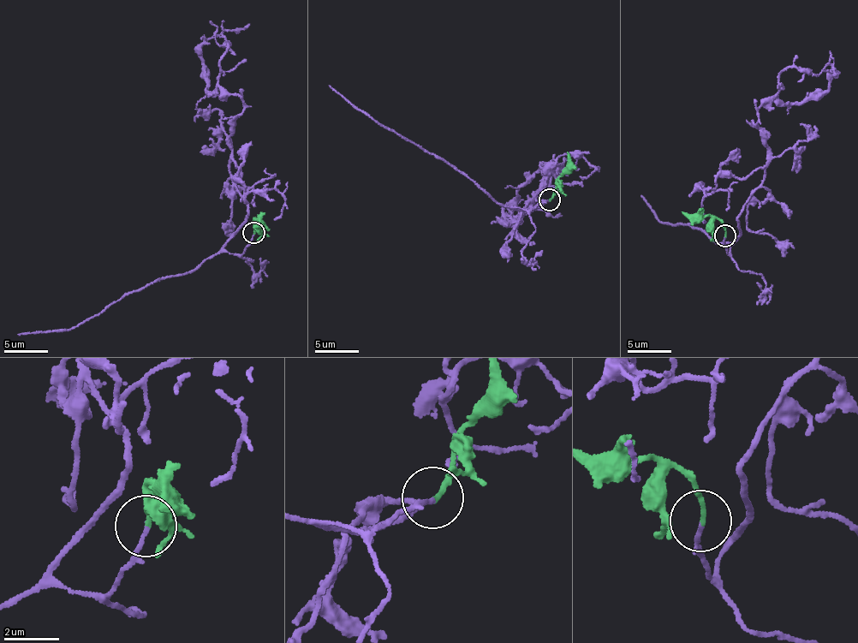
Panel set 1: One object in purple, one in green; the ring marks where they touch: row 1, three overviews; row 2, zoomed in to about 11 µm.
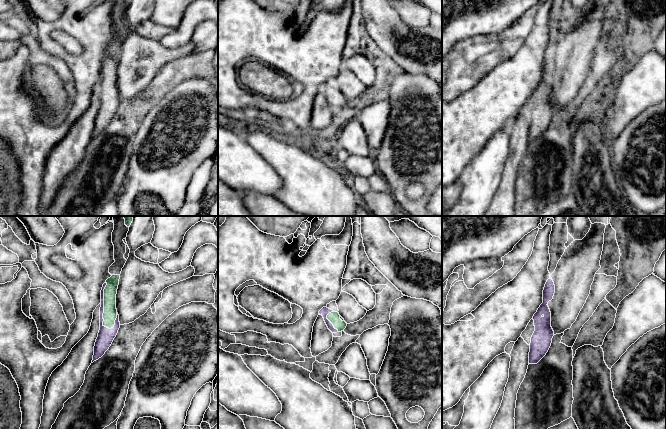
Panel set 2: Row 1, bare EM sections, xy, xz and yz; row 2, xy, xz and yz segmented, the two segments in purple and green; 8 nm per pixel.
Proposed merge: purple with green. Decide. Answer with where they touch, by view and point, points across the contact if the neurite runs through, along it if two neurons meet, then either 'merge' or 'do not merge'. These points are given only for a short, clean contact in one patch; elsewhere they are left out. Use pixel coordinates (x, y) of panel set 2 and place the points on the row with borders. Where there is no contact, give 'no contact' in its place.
xy (103, 307) | across xy (106, 336), (103, 307), (110, 312) | merge

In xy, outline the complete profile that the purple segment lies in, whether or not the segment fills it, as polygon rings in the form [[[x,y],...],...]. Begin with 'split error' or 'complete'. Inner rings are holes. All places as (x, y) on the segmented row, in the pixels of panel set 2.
split error | [[[112,275],[101,290],[100,330],[94,346],[92,363],[101,358],[111,346],[120,328],[116,309],[116,294],[120,275]]]

